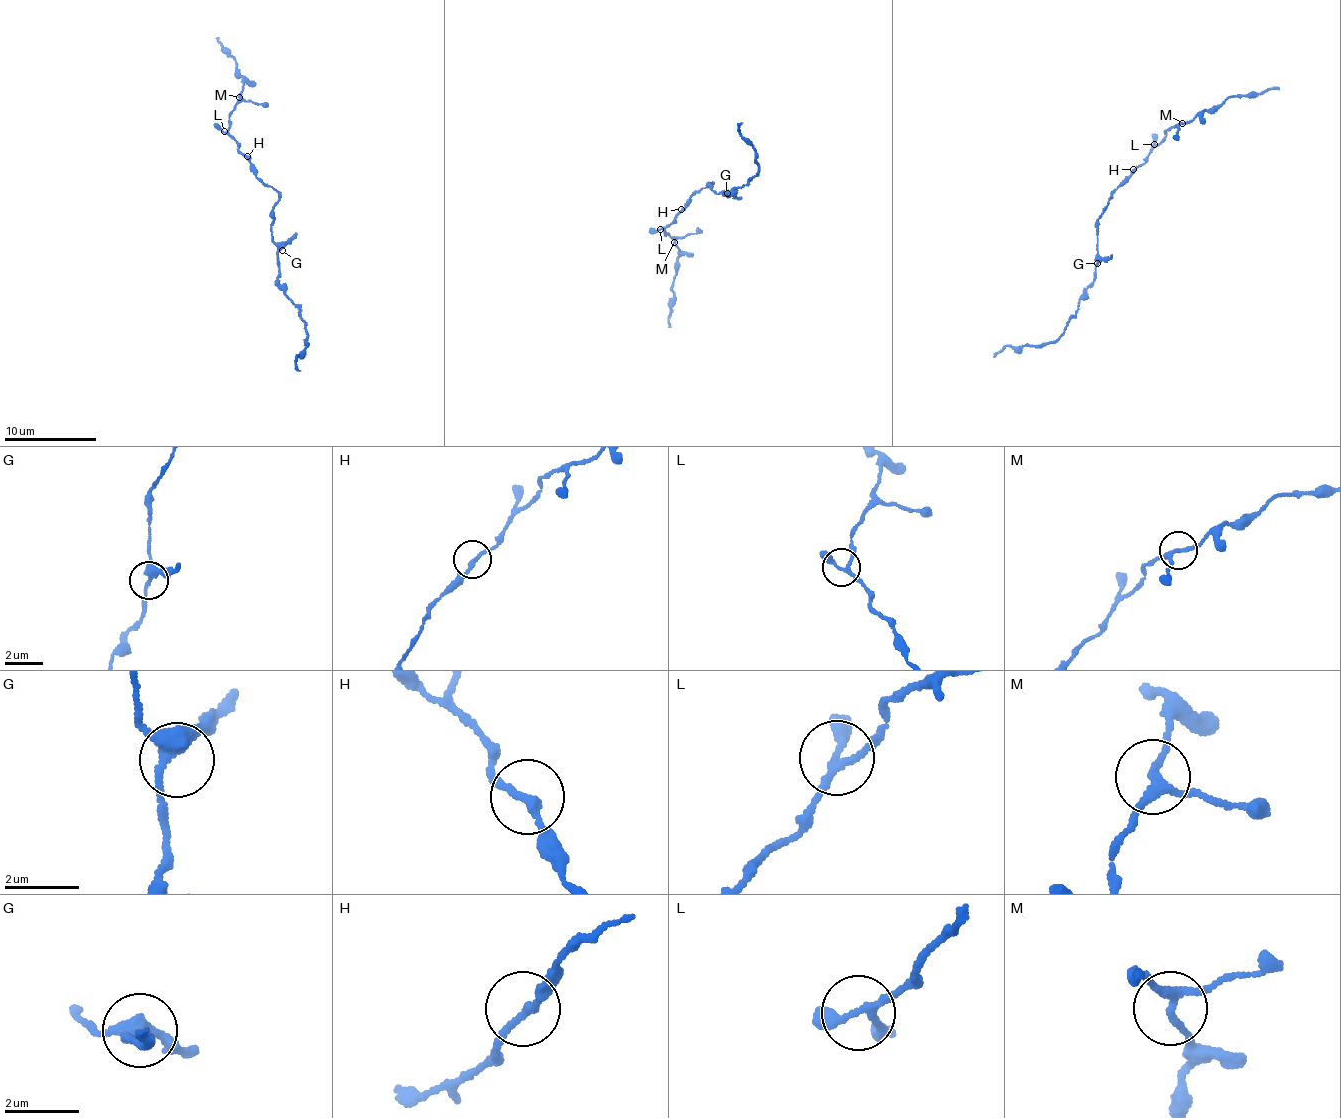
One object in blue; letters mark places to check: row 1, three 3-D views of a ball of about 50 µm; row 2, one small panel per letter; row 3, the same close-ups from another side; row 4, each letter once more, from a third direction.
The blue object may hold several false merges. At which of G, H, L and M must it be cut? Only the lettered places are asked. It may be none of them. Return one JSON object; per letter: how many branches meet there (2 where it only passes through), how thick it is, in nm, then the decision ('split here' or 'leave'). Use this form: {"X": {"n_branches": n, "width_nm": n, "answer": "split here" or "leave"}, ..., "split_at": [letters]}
{"G": {"n_branches": 3, "width_nm": 320, "answer": "leave"}, "H": {"n_branches": 2, "width_nm": 200, "answer": "leave"}, "L": {"n_branches": 3, "width_nm": 190, "answer": "leave"}, "M": {"n_branches": 3, "width_nm": 200, "answer": "leave"}, "split_at": []}

